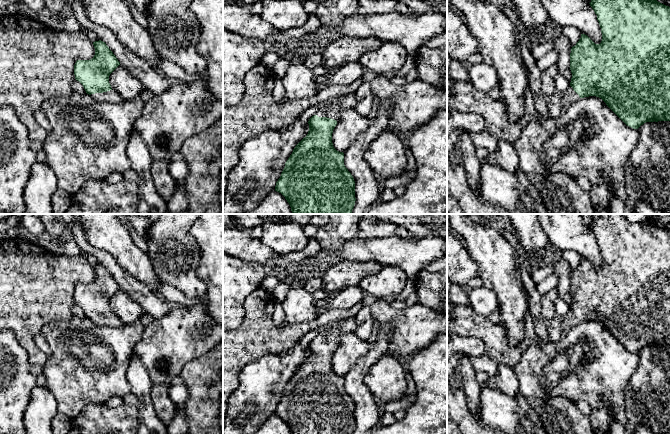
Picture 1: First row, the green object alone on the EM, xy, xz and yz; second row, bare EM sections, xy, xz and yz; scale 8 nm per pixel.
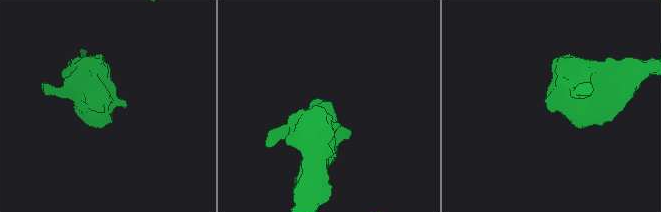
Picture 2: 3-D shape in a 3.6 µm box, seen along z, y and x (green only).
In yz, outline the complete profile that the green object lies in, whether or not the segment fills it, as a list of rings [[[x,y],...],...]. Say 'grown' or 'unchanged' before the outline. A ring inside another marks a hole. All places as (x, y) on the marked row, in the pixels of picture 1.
grown; [[[591,0],[589,3],[599,22],[602,41],[595,44],[587,35],[571,48],[570,70],[572,78],[570,86],[564,91],[557,91],[552,96],[543,96],[548,107],[548,114],[543,116],[537,111],[524,114],[517,123],[509,120],[505,101],[495,100],[488,93],[478,90],[471,82],[453,81],[453,87],[447,88],[447,115],[450,110],[461,113],[480,115],[485,121],[485,131],[498,141],[505,140],[514,144],[520,137],[524,127],[535,121],[558,118],[562,111],[580,98],[596,96],[629,127],[638,129],[646,122],[671,121],[671,7],[657,0]]]

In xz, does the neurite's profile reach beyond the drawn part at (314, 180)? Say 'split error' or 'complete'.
split error

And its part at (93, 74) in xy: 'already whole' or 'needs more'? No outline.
needs more

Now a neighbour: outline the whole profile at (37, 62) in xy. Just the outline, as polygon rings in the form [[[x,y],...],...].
[[[19,13],[0,16],[0,107],[11,106],[26,126],[30,139],[43,142],[47,132],[36,121],[35,112],[41,108],[44,100],[71,94],[72,83],[76,81],[74,75],[76,61],[90,60],[94,55],[93,41],[87,33],[57,31]]]

